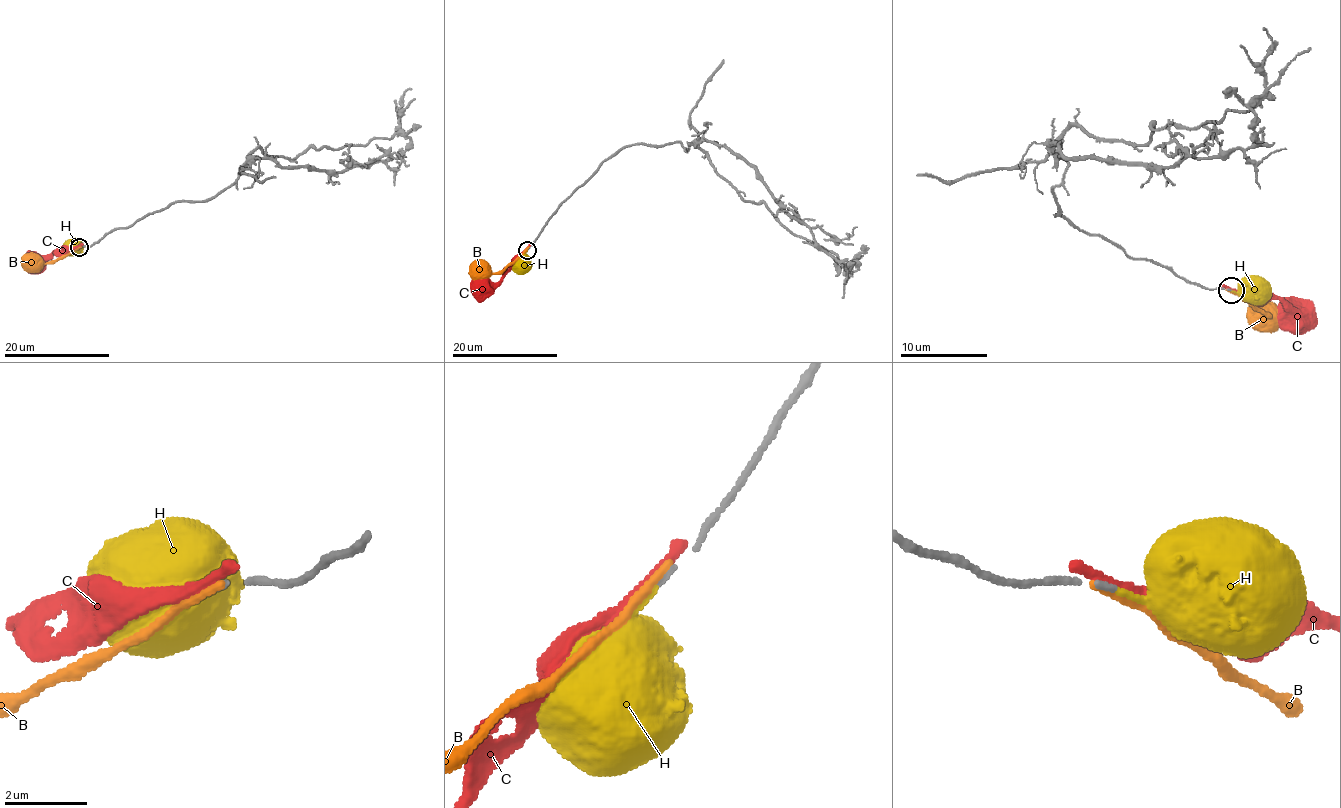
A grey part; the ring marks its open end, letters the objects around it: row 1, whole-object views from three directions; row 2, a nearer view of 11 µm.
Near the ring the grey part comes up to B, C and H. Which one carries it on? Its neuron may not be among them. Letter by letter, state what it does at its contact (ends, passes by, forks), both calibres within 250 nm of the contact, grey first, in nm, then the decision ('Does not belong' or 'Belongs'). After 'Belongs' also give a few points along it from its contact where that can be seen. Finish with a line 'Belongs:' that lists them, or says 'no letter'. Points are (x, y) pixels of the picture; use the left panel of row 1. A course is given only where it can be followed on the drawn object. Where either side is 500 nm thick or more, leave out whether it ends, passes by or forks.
B: It ends there. Thickness 110 nm (grey) against 220 nm. Does not belong
C: It ends there. Thickness 110 nm (grey) against 360 nm. Does not belong
H: It ends there. Thickness 110 nm (grey) against 130 nm. Belongs
Belongs: H

